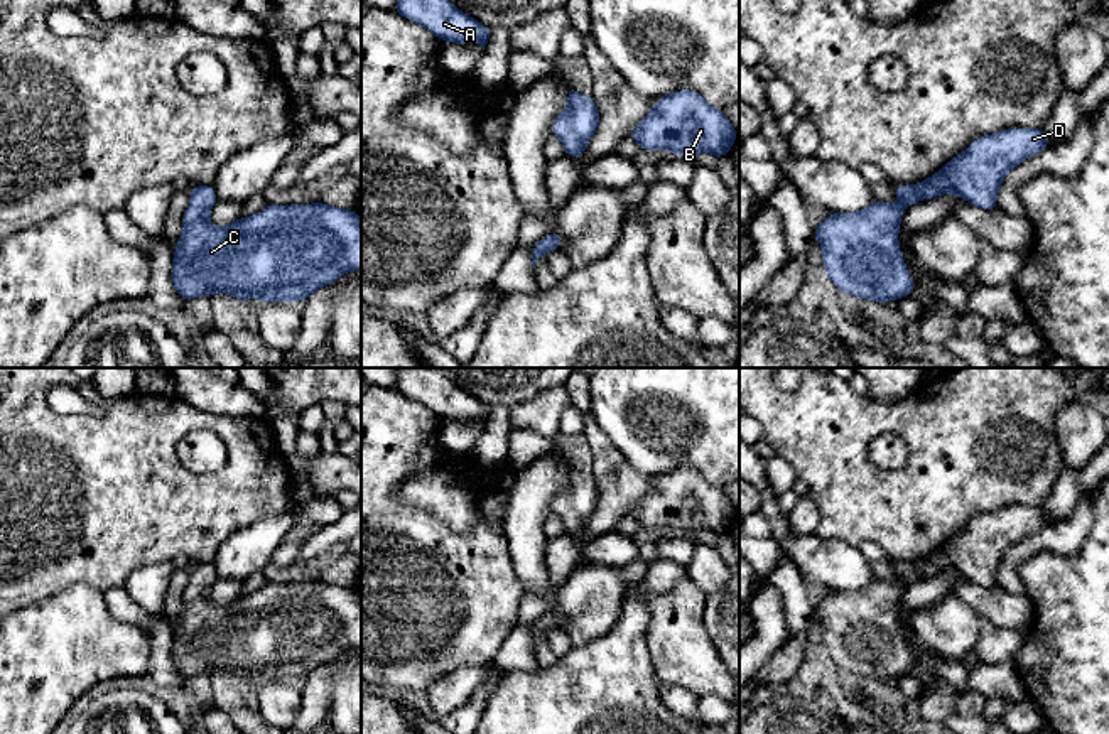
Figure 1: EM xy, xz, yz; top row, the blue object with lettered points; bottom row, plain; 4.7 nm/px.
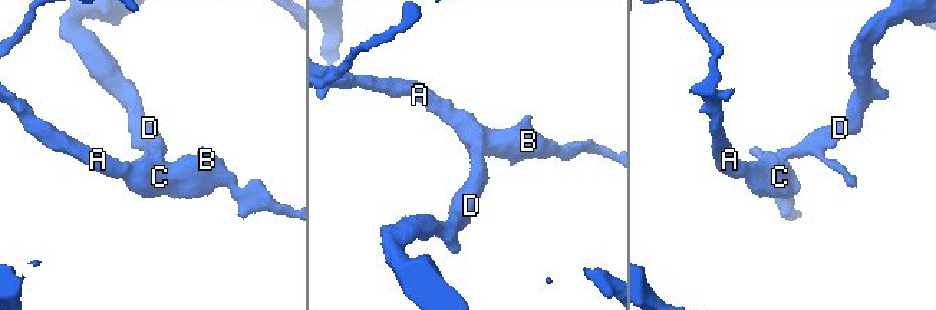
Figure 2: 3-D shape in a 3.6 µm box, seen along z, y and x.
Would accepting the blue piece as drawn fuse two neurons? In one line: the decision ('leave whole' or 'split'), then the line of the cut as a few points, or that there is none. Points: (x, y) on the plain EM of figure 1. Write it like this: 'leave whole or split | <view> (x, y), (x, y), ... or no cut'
leave whole | no cut

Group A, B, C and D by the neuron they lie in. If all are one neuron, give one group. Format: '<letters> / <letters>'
A B C D

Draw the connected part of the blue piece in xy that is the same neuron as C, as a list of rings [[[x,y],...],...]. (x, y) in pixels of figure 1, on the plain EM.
[[[192,564],[191,575],[170,648],[174,667],[184,678],[228,672],[245,682],[250,673],[263,680],[294,682],[333,663],[343,651],[361,648],[361,597],[354,587],[324,580],[267,582],[257,592],[216,604],[209,599],[218,579],[214,565]]]

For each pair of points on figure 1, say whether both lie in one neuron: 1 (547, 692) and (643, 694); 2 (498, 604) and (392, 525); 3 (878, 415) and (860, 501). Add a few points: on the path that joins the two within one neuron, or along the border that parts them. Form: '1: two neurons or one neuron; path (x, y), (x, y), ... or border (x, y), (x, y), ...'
1: one neuron; path (571, 694), (620, 694)
2: one neuron; path (471, 593), (431, 552), (419, 547)
3: one neuron; path (858, 437), (858, 480)

